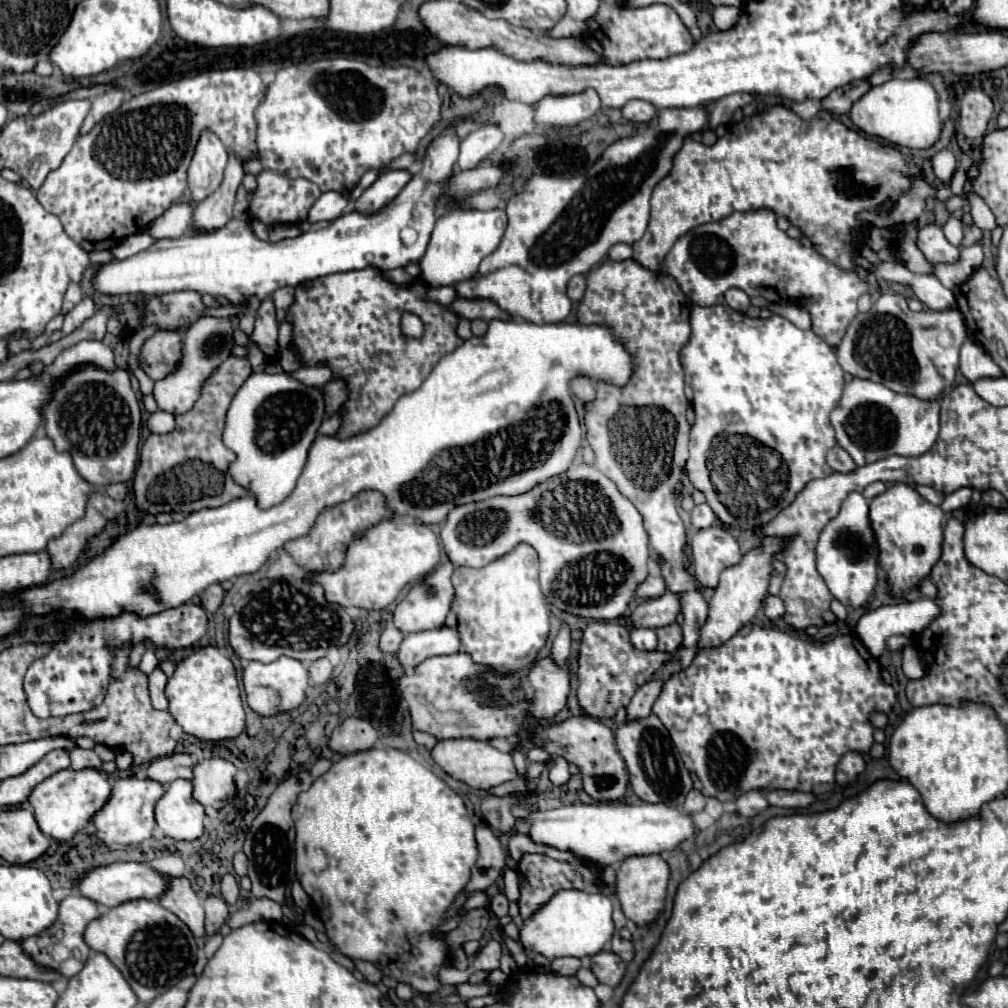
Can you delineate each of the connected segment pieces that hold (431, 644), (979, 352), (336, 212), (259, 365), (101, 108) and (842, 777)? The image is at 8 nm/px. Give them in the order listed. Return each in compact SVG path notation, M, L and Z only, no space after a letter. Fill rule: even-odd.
M439 627L431 631L405 635L395 655L403 665L403 669L411 671L415 665L433 655L457 653L457 647L459 647L459 635L449 627Z
M965 341L961 347L961 359L959 359L959 369L963 377L969 383L975 383L977 379L985 377L999 377L1001 369L993 363L989 353L977 343L977 341Z
M329 191L329 193L323 193L315 203L313 207L309 209L309 217L307 221L313 225L313 223L329 223L329 221L335 221L337 217L341 217L341 213L345 213L345 207L347 207L347 199L343 193L335 193L335 191Z
M253 345L249 353L249 361L251 363L253 372L255 371L264 371L264 367L267 361L267 357L264 353L257 347Z
M111 87L111 89L105 91L103 95L95 97L95 101L91 103L91 109L89 109L89 113L87 113L87 117L85 117L79 133L81 133L81 135L89 133L105 115L109 115L109 113L115 111L115 109L119 109L121 103L123 103L123 91L117 89L117 87Z
M849 751L849 753L845 753L845 757L841 757L841 761L837 765L835 781L837 781L837 785L853 783L861 771L865 771L863 757L859 753L855 753L855 751Z

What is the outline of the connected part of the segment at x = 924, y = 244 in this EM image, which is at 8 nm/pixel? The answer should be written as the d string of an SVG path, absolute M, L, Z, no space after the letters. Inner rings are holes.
M925 225L917 231L917 247L931 263L953 263L959 259L959 249L955 249L953 255L953 245L945 239L943 231L937 225Z

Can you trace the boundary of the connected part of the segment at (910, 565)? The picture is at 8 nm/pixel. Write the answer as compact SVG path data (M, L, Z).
M895 483L885 493L881 493L873 503L869 503L869 521L877 537L879 557L877 563L885 571L887 583L893 597L903 597L907 591L919 587L941 557L943 511L937 505L925 501L911 485Z

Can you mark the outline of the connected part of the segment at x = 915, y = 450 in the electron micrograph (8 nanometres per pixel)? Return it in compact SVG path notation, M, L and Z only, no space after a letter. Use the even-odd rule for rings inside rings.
M855 377L845 383L843 397L831 413L831 425L837 433L837 443L859 467L891 455L917 457L927 453L939 435L939 403L899 395L881 383Z

